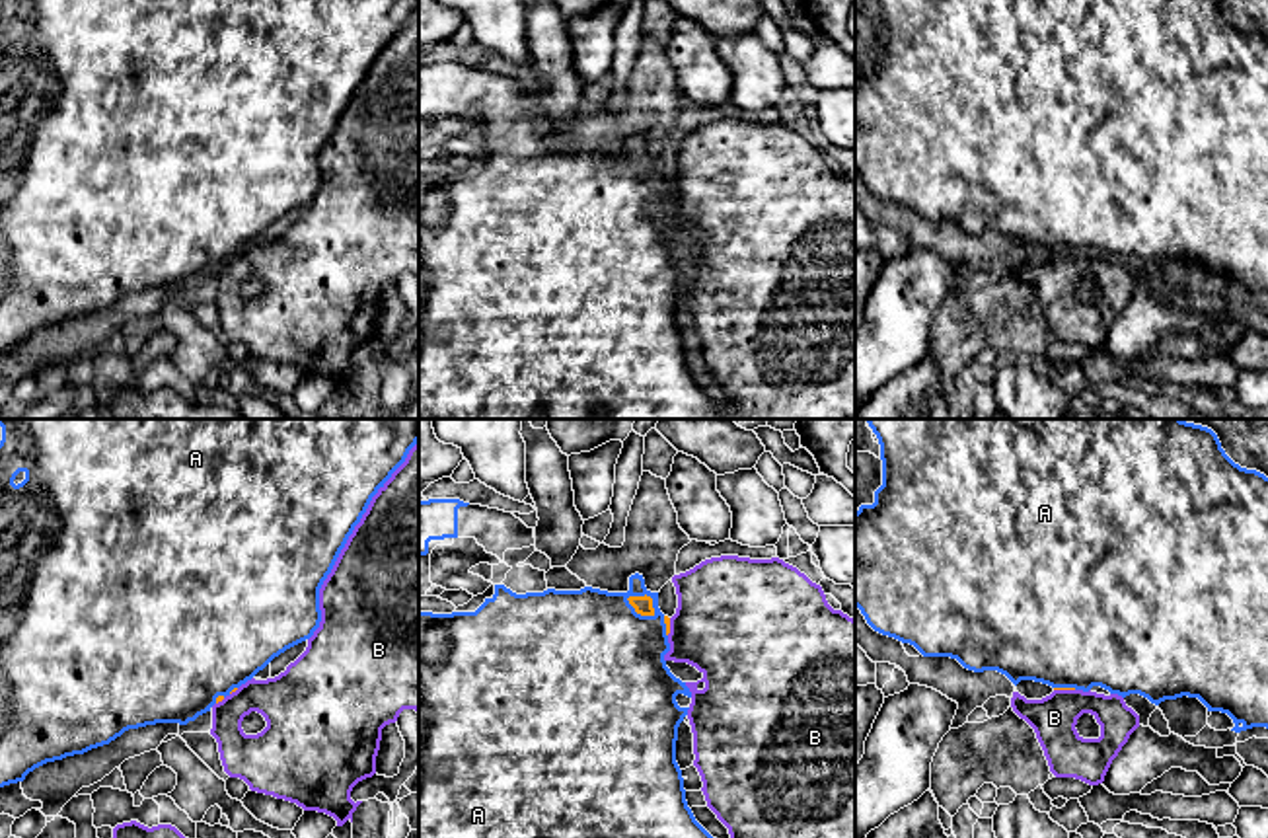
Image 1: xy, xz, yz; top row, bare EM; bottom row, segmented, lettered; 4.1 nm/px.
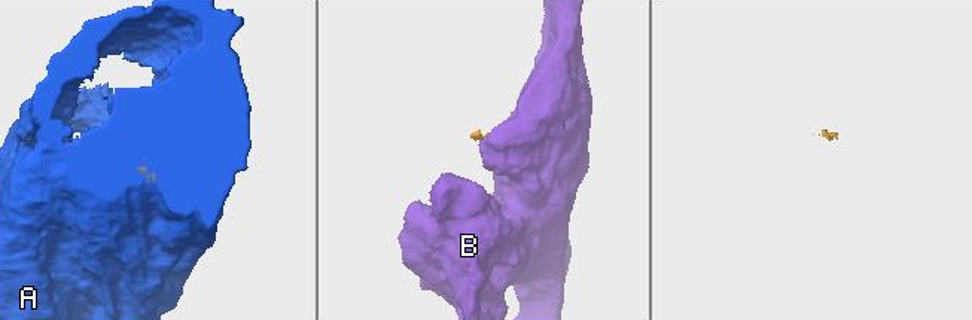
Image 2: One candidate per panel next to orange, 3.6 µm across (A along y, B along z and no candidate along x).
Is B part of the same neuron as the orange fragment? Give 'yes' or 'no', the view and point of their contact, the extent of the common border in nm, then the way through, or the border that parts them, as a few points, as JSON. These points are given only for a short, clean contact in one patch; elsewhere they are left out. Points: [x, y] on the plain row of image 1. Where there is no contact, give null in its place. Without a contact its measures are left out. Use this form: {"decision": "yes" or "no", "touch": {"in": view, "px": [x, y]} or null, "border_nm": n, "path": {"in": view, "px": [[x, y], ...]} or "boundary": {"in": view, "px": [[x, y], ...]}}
{"decision": "no", "touch": {"in": "yz", "px": [1064, 252]}, "border_nm": 90, "boundary": {"in": "yz", "px": [[1054, 252], [1074, 254]]}}

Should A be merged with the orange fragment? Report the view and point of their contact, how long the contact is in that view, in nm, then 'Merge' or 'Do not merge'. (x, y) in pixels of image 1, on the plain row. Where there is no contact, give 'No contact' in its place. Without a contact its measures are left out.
Touches orange at xz (639, 176). Shared border 140 nm. Merge

